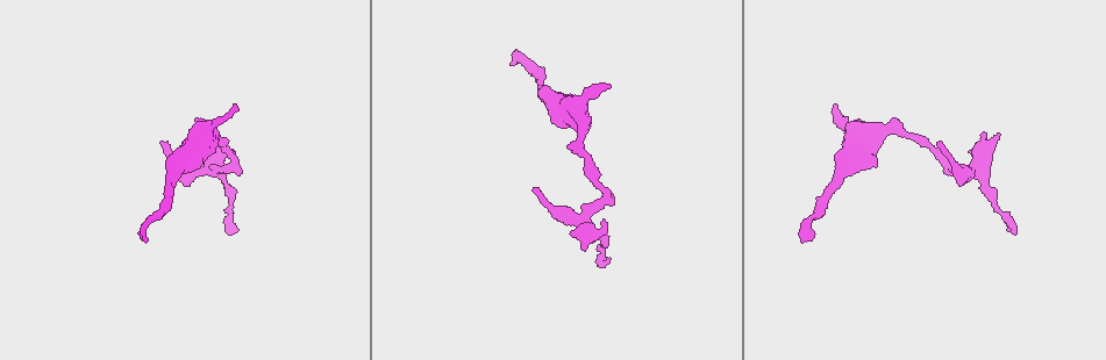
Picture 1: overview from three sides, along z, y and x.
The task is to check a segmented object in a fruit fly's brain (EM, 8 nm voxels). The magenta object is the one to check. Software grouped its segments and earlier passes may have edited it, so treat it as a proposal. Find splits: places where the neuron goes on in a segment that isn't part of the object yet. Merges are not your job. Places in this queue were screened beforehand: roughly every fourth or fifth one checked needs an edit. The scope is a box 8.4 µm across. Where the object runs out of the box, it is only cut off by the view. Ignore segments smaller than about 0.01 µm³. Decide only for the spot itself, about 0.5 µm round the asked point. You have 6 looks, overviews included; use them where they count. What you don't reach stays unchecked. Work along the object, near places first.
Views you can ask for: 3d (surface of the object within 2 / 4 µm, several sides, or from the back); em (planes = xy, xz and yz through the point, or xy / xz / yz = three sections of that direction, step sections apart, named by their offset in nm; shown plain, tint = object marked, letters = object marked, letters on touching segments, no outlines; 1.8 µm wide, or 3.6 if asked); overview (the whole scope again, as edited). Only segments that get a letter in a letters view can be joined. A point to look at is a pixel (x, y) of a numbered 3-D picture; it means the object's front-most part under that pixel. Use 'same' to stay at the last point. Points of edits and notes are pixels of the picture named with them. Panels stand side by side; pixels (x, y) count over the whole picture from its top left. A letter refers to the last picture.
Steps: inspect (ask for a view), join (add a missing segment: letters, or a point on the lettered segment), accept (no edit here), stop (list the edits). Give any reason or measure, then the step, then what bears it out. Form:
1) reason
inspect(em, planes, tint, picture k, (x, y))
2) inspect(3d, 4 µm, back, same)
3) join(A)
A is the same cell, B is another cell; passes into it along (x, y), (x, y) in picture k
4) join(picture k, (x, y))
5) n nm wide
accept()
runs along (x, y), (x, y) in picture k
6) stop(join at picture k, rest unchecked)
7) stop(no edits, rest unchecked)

inspect(em, xz, step 8, tint, picture 1, (163, 143))

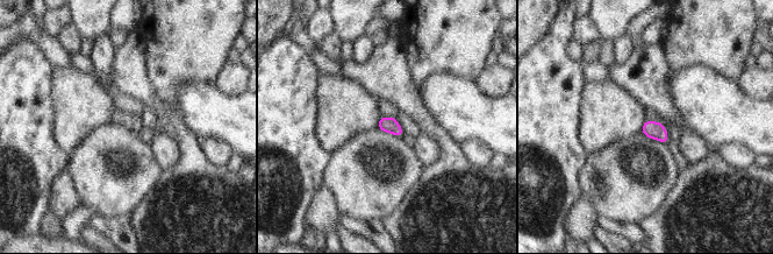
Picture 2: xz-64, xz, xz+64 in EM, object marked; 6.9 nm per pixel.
inspect(em, xz, step 8, letters, same)

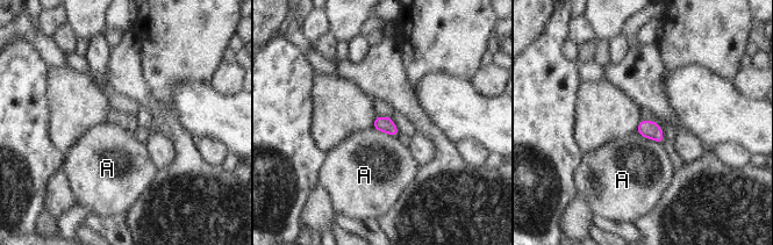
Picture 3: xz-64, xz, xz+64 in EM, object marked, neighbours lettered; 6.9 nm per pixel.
110 nm wide
accept()
A is another cell; border along (637, 131), (660, 143) in picture 3; none of them fits

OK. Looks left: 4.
an open end
inspect(em, planes, letters, picture 1, (609, 85))

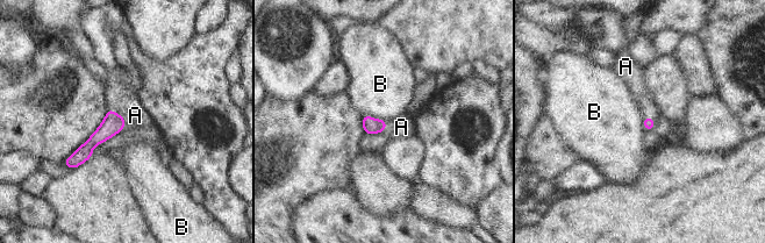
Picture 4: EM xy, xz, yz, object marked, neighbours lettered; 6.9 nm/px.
B touches over 170 nm
join(A)
A is the same cell, B is another cell; passes into it along (371, 126), (385, 126), (401, 127) in picture 4; the neuron continues

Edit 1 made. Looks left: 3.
stop(join at picture 4, rest unchecked)

